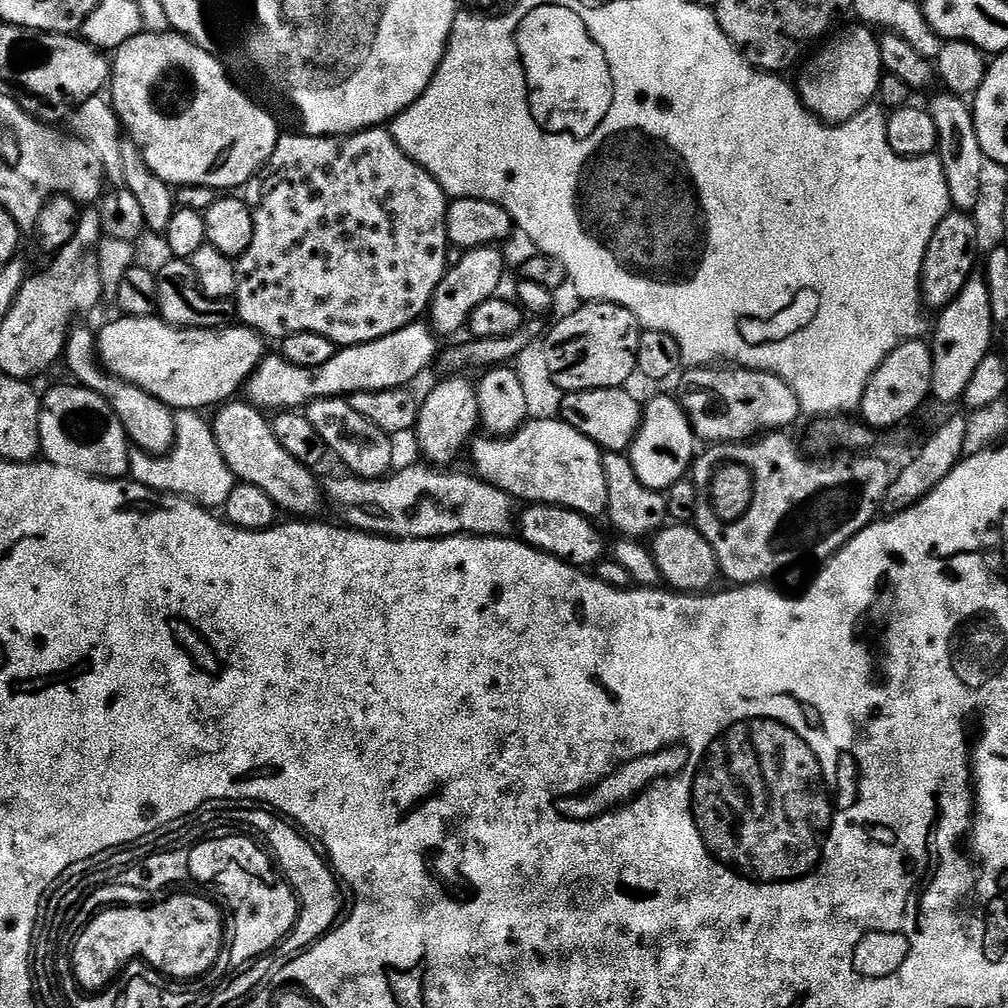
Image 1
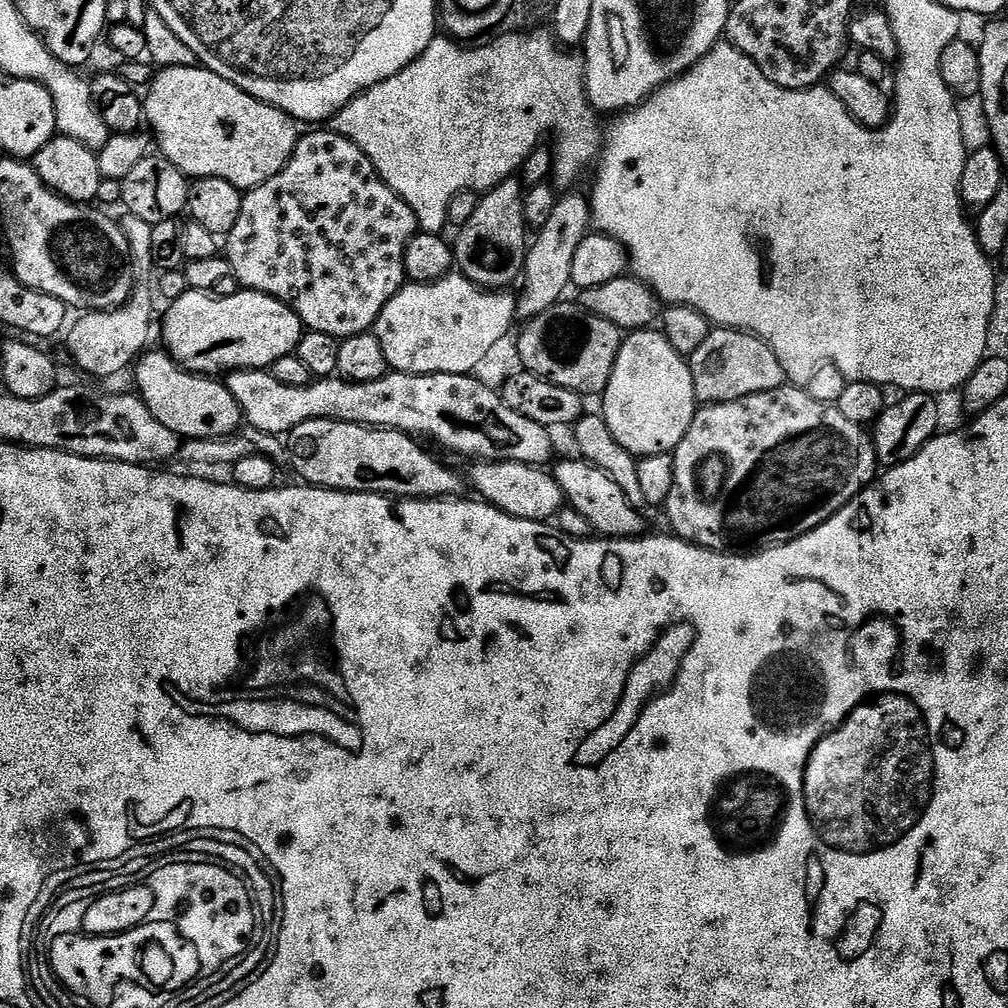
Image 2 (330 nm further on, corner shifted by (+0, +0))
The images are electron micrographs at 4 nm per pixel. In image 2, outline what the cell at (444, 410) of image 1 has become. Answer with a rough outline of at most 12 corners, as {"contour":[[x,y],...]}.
{"contour":[[525,187],[480,196],[454,239],[455,267],[485,290],[521,279]]}

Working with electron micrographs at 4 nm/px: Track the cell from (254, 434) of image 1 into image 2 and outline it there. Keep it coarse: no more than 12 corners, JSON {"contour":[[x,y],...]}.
{"contour":[[167,351],[136,360],[141,400],[174,435],[230,436],[242,413],[227,383]]}

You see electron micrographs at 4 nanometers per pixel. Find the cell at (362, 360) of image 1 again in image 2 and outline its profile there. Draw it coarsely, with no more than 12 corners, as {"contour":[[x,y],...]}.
{"contour":[[463,274],[405,283],[374,329],[389,369],[475,373],[517,297]]}

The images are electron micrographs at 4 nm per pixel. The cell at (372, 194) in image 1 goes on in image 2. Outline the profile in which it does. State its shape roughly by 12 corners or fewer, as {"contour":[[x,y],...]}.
{"contour":[[308,130],[243,193],[237,285],[375,329],[418,231],[363,150]]}

